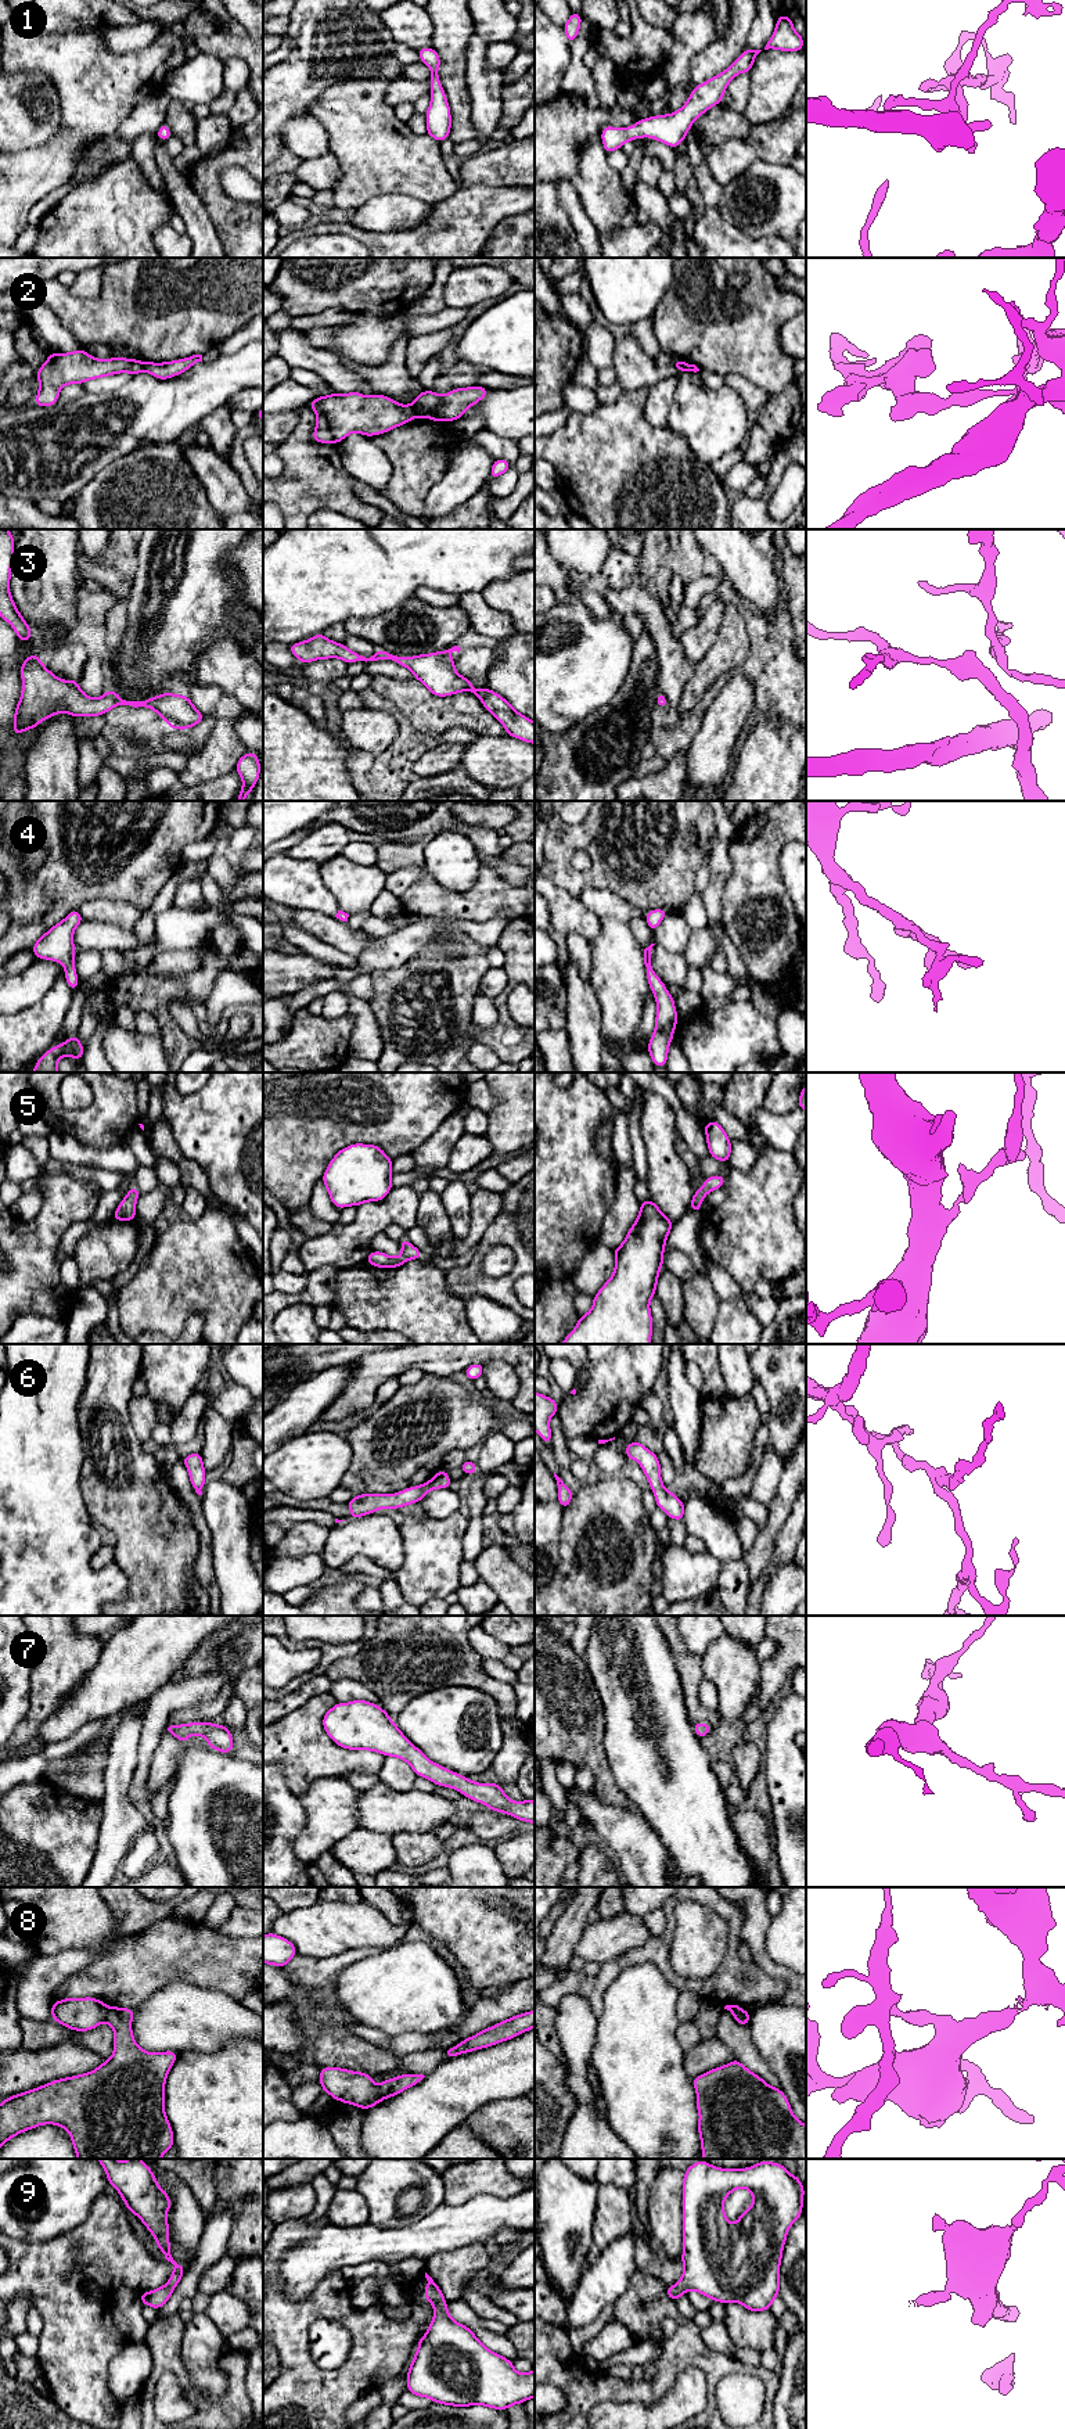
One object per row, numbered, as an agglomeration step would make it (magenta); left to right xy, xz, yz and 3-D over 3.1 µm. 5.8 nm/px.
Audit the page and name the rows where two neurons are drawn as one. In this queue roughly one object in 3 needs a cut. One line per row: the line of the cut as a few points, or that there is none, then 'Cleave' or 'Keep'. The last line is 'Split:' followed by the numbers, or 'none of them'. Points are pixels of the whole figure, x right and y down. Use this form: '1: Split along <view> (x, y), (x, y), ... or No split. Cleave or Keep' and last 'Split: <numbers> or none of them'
1: No split. Keep
2: Split along xz (412, 405), (418, 414). Cleave
3: No split. Keep
4: No split. Keep
5: No split. Keep
6: No split. Keep
7: No split. Keep
8: Split along xy (108, 2008), (105, 2020). Cleave
9: No split. Keep
Split: 2, 8

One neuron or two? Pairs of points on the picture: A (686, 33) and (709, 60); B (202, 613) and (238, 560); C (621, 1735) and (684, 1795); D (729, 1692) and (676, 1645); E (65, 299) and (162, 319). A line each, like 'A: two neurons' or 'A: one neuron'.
A: two neurons
B: two neurons
C: one neuron
D: two neurons
E: one neuron

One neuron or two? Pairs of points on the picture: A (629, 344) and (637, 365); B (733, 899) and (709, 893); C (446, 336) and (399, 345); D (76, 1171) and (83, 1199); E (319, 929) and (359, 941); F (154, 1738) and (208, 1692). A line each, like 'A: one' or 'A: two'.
A: one
B: two
C: two
D: two
E: one
F: one

